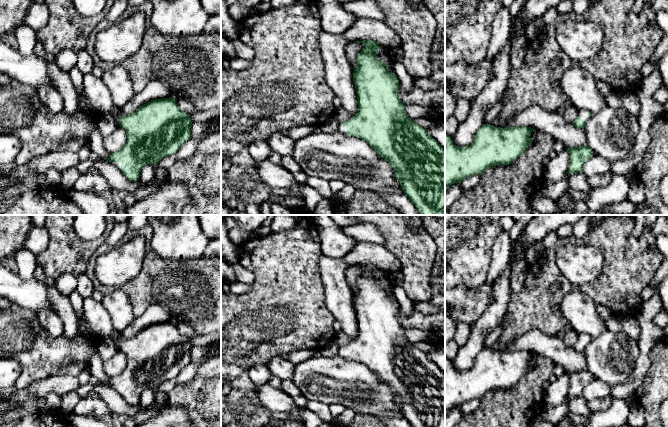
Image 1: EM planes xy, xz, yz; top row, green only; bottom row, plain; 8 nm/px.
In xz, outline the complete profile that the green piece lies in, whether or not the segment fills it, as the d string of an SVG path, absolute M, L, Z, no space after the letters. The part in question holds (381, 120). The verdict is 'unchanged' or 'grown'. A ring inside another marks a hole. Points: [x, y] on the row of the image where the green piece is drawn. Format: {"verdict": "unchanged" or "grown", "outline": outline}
{"verdict": "grown", "outline": "M372 40L355 42L365 45L357 57L357 66L353 67L358 110L348 121L340 123L339 132L366 141L391 165L404 194L421 215L445 215L445 149L427 133L426 129L407 115L405 105L398 96L400 87L397 76L390 73L387 64L376 56L382 46Z"}

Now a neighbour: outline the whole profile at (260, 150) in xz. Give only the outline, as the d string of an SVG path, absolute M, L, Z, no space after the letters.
M256 140L248 145L247 149L254 161L266 160L273 152L268 140Z

